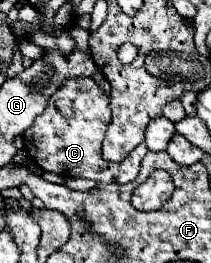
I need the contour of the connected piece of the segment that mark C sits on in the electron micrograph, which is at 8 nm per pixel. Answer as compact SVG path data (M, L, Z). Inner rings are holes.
M70 78L52 96L46 110L34 120L34 124L22 134L24 148L32 162L42 170L54 172L62 178L88 178L96 182L134 182L140 170L140 162L148 152L142 142L122 162L108 162L102 158L102 140L110 124L108 96L92 78Z

